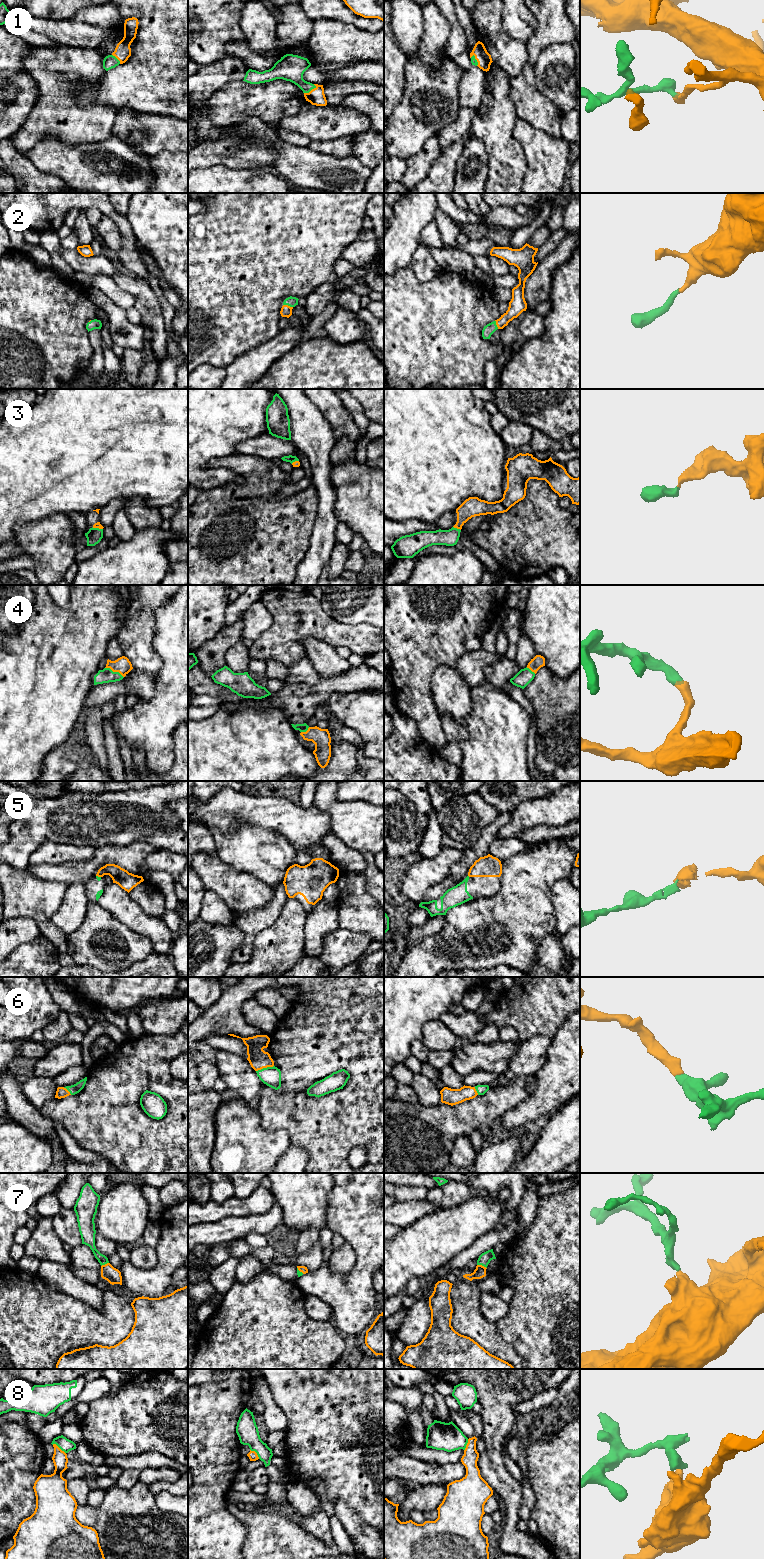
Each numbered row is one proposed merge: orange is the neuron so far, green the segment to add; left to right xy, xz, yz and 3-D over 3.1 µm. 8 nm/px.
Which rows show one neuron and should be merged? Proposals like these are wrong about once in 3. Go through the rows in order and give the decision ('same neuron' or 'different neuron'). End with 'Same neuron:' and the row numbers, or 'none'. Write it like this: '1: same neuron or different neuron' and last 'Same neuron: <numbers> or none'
1: same neuron
2: same neuron
3: same neuron
4: same neuron
5: same neuron
6: same neuron
7: same neuron
8: different neuron
Same neuron: 1, 2, 3, 4, 5, 6, 7

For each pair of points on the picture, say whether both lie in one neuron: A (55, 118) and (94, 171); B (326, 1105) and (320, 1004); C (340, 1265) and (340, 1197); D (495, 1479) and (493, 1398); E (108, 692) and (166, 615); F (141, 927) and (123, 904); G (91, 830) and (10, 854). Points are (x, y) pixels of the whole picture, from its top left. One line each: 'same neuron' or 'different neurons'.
A: different neurons
B: same neuron
C: different neurons
D: same neuron
E: different neurons
F: same neuron
G: same neuron

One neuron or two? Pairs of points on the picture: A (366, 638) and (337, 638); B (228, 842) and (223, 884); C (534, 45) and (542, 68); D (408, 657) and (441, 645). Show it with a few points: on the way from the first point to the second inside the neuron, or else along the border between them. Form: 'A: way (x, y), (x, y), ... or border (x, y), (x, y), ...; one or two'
A: way (359, 638), (344, 638); one
B: border (216, 855), (226, 863), (246, 873); two
C: border (556, 42), (547, 45), (541, 51), (532, 68); two
D: way (416, 649), (420, 645), (433, 645); one

